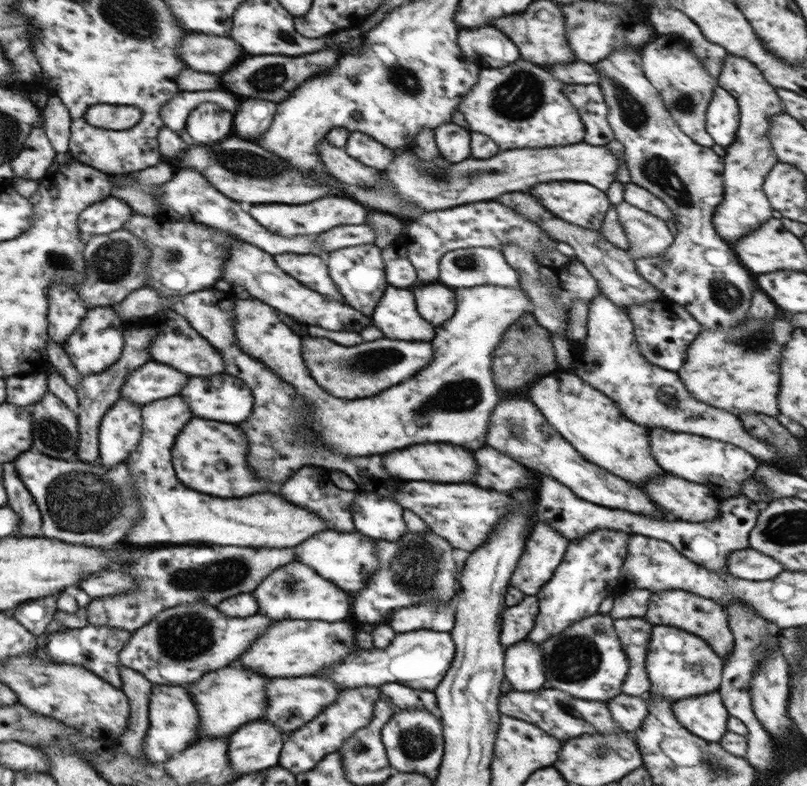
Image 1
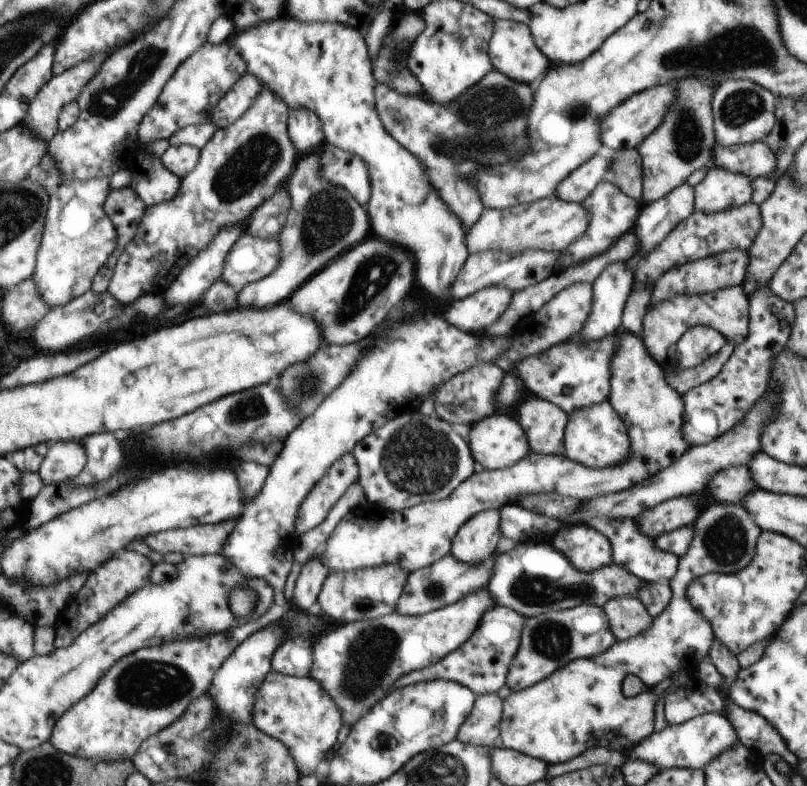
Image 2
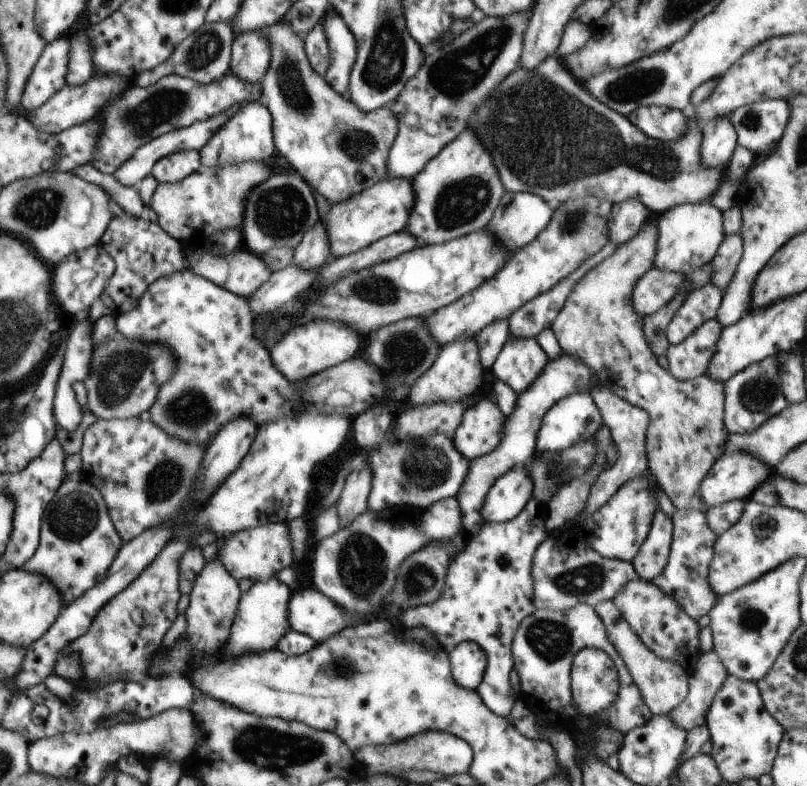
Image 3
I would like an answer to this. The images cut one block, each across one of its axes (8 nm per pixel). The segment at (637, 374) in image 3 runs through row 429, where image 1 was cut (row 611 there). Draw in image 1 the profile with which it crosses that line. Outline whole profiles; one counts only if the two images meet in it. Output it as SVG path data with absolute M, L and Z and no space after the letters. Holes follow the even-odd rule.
M675 590L674 592L655 592L650 597L644 616L650 624L673 626L684 629L695 636L700 636L704 641L710 643L716 654L726 660L732 655L734 641L729 626L729 616L725 607L712 599L700 597L692 592Z

